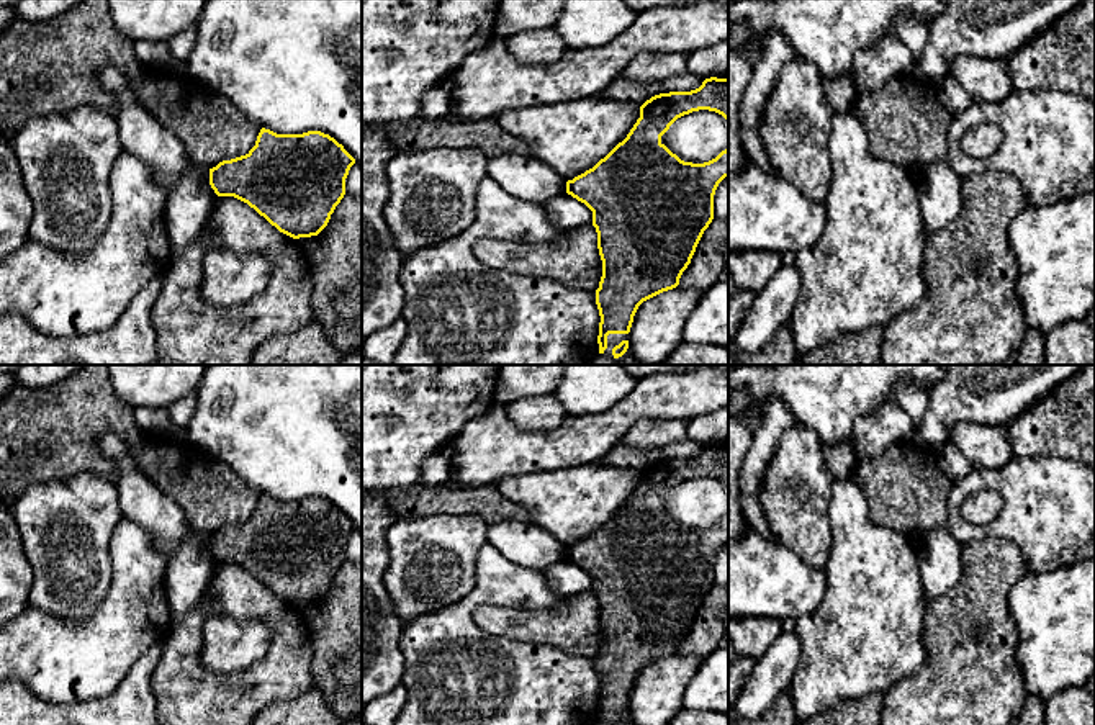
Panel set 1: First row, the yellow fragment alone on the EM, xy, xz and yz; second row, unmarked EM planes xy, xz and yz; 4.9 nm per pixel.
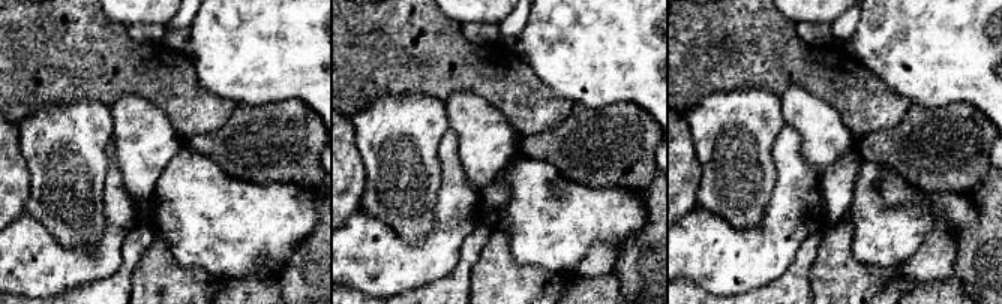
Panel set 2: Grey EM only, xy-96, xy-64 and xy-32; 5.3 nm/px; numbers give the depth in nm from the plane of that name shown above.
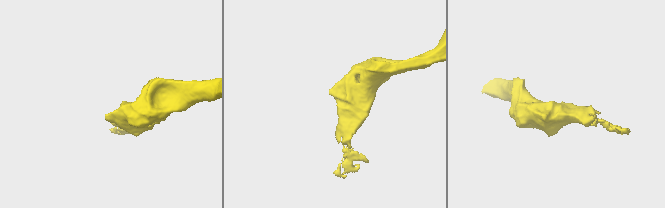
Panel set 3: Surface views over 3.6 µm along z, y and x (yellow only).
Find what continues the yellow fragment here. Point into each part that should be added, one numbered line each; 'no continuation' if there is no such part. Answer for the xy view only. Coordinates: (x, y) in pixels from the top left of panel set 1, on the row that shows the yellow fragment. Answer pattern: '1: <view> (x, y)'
no continuation

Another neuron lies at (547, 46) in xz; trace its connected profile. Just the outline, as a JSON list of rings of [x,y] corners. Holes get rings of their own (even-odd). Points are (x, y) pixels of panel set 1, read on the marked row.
[[[553,29],[524,31],[504,38],[512,57],[524,64],[552,64],[566,51],[563,38]]]

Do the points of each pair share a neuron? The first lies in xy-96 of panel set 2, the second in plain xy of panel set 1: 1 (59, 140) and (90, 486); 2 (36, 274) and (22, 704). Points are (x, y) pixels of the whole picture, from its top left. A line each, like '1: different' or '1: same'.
1: same
2: different

